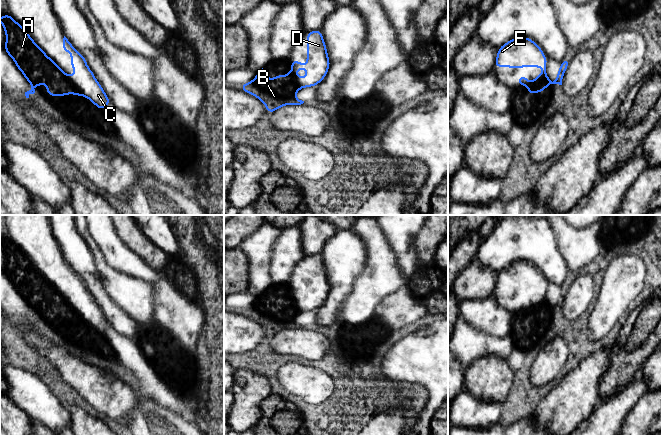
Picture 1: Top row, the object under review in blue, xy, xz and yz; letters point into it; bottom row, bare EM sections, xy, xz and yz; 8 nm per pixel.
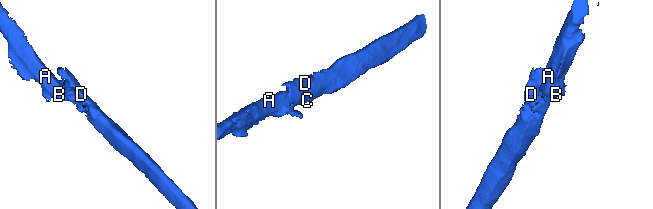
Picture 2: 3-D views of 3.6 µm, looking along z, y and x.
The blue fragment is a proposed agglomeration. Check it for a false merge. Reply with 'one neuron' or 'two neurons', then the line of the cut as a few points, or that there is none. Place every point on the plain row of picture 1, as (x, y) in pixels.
two neurons | xy (68, 300), (83, 319)

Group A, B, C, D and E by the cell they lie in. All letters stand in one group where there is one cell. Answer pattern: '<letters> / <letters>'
A B / C D E

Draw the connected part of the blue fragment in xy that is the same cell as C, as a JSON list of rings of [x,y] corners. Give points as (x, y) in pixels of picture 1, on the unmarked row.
[[[65,260],[63,262],[63,275],[71,277],[71,291],[75,294],[75,298],[69,300],[69,302],[82,316],[83,320],[95,328],[99,334],[109,329],[110,324],[89,293],[84,280],[72,270]]]

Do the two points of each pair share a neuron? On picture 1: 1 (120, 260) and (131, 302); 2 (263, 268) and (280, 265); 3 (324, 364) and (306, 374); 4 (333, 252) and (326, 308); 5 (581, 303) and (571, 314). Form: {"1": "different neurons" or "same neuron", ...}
{"1": "different neurons", "2": "different neurons", "3": "different neurons", "4": "same neuron", "5": "same neuron"}

